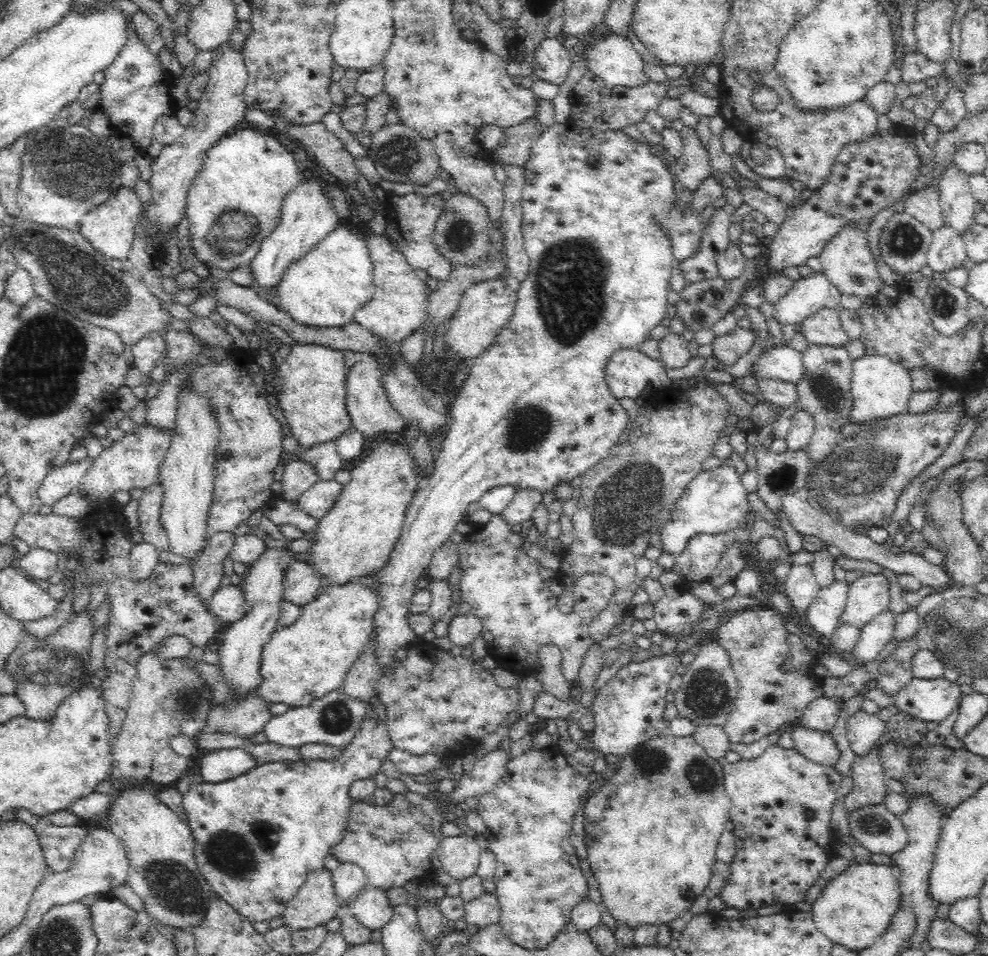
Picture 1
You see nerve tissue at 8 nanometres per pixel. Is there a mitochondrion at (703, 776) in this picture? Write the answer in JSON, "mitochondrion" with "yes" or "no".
{"mitochondrion":"yes"}

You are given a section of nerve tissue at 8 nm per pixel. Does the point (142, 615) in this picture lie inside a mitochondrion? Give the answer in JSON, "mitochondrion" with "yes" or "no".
{"mitochondrion":"no"}

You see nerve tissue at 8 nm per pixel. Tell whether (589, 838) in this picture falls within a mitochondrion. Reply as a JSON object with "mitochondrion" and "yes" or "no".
{"mitochondrion":"no"}

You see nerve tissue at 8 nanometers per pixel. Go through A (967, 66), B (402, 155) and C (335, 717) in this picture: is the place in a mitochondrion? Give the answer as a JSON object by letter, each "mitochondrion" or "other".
{"A":"other","B":"mitochondrion","C":"mitochondrion"}

